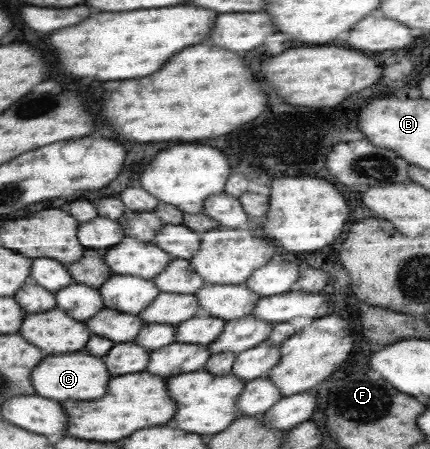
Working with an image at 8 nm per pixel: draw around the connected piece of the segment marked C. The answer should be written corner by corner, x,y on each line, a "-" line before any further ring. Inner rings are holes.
86,350
75,353
46,355
48,360
40,362
33,372
33,383
38,396
48,397
57,401
98,400
106,394
106,384
110,380
110,370
102,358
88,353

